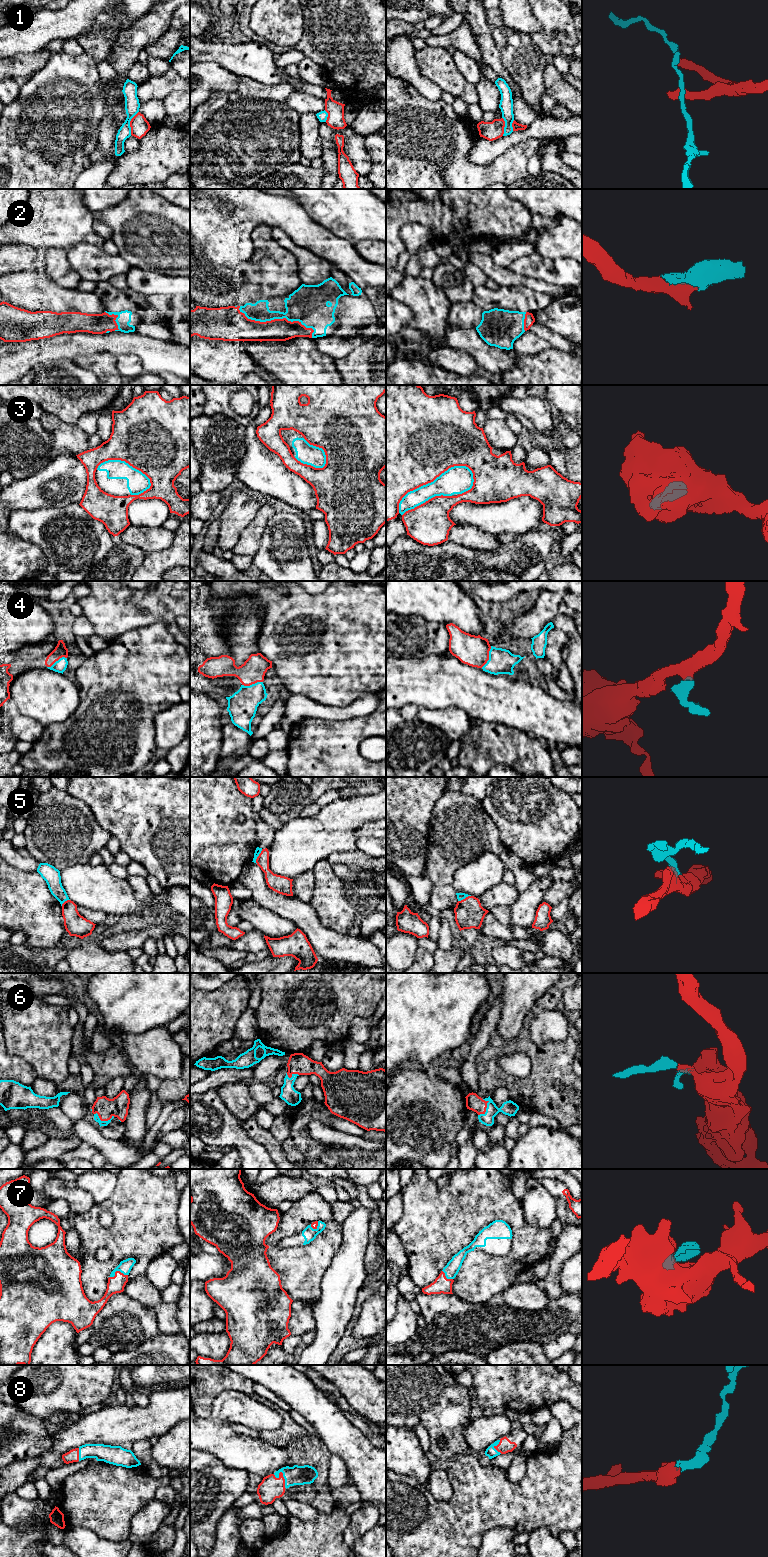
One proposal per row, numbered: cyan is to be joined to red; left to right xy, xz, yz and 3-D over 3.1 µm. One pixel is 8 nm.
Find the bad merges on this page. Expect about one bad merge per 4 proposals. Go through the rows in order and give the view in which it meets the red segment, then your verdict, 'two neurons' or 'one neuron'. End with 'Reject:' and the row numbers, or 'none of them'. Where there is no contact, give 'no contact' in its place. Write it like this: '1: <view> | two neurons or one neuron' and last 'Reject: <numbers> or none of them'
1: xy | two neurons
2: xz | one neuron
3: yz | two neurons
4: yz | one neuron
5: xz | one neuron
6: yz | one neuron
7: xy | one neuron
8: xz | one neuron
Reject: 1, 3

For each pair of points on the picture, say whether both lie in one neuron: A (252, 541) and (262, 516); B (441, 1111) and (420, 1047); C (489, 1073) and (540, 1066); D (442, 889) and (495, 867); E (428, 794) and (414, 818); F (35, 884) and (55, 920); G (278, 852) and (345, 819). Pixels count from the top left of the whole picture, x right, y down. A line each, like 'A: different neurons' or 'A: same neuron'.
A: same neuron
B: different neurons
C: same neuron
D: different neurons
E: same neuron
F: same neuron
G: same neuron

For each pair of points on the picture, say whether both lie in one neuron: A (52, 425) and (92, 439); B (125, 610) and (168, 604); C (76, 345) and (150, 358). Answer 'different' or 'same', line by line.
A: same
B: same
C: same

